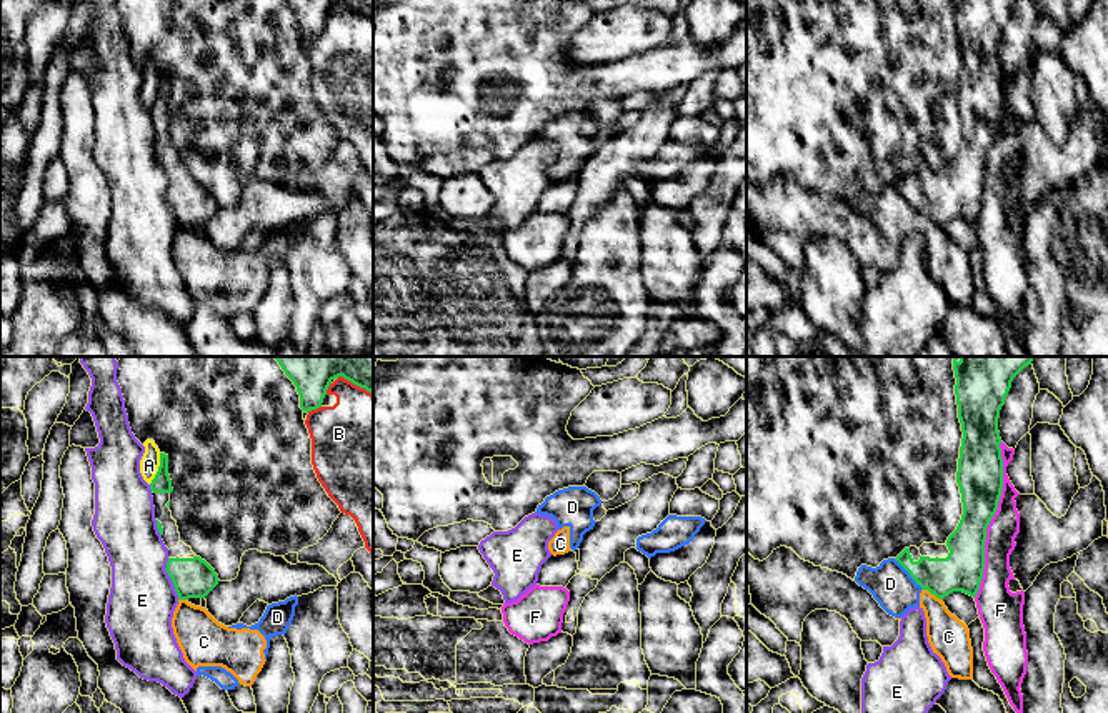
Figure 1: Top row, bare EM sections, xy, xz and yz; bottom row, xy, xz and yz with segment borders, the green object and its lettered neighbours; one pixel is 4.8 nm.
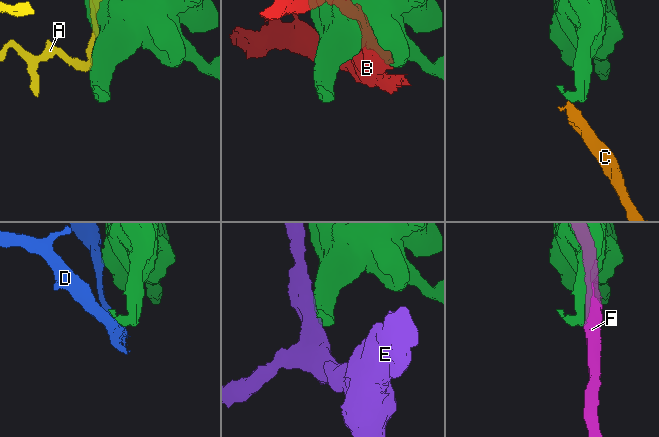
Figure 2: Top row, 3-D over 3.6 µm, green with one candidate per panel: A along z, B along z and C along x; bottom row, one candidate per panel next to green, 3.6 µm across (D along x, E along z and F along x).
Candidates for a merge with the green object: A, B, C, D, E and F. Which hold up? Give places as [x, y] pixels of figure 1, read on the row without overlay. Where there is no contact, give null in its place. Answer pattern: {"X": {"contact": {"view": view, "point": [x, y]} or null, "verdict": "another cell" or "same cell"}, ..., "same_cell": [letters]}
{"A": {"contact": {"view": "xy", "point": [159, 95]}, "verdict": "another cell"}, "B": {"contact": {"view": "xy", "point": [314, 35]}, "verdict": "another cell"}, "C": {"contact": {"view": "yz", "point": [933, 220]}, "verdict": "another cell"}, "D": {"contact": {"view": "yz", "point": [908, 199]}, "verdict": "another cell"}, "E": {"contact": {"view": "xy", "point": [170, 204]}, "verdict": "another cell"}, "F": {"contact": {"view": "yz", "point": [990, 147]}, "verdict": "another cell"}, "same_cell": []}

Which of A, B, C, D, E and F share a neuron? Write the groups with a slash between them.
A / B / C D / E / F

